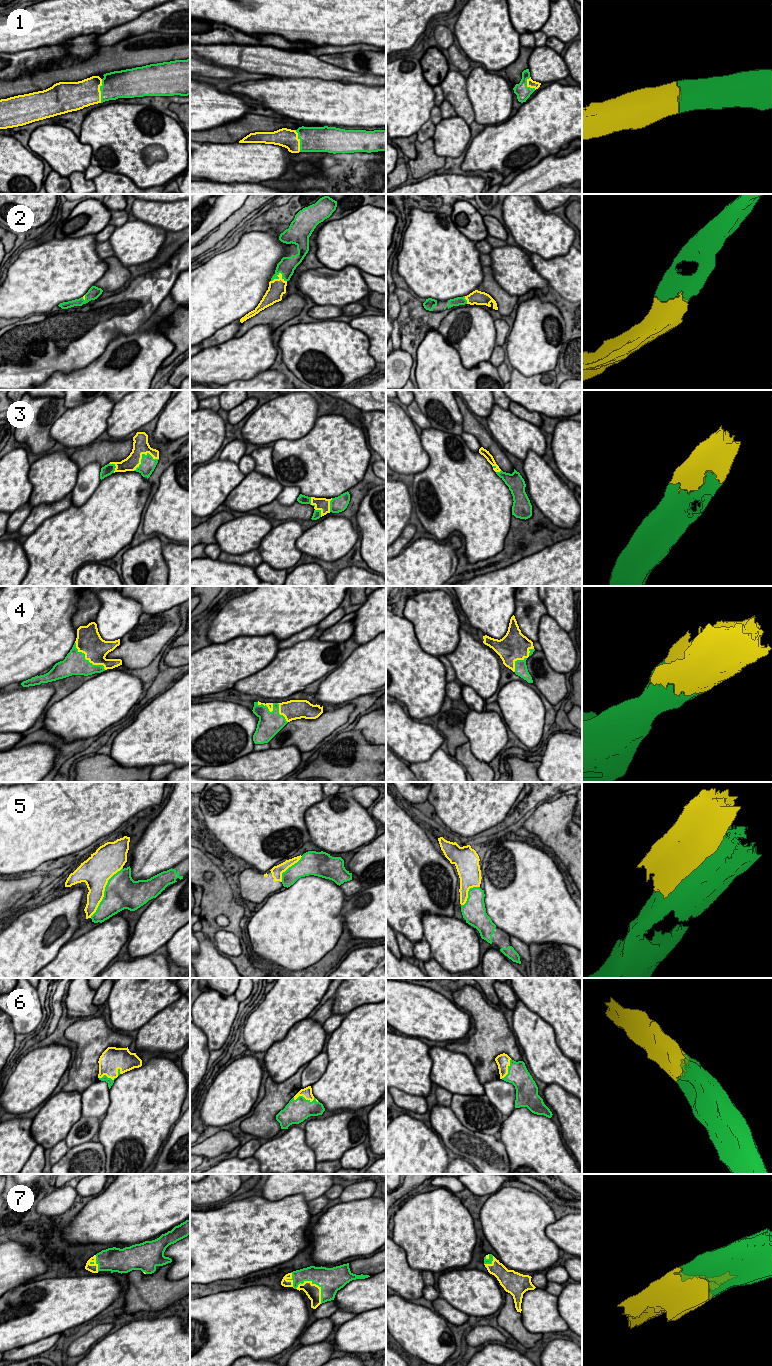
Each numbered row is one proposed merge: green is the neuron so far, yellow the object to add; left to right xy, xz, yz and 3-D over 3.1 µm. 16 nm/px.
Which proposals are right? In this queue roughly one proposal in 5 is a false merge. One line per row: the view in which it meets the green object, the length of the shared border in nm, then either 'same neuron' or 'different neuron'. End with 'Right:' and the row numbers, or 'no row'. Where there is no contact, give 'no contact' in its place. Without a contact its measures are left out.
1: xy | 380 nm | same neuron
2: xz | 260 nm | same neuron
3: xy | 460 nm | same neuron
4: xy | 650 nm | same neuron
5: xy | 950 nm | different neuron
6: xz | 420 nm | same neuron
7: xz | 700 nm | same neuron
Right: 1, 2, 3, 4, 6, 7

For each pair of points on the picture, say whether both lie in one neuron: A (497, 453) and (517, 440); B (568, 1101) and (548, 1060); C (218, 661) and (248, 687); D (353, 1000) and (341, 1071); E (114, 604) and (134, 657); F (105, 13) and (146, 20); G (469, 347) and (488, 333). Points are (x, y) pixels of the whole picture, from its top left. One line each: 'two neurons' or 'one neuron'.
A: two neurons
B: two neurons
C: two neurons
D: two neurons
E: two neurons
F: two neurons
G: one neuron

